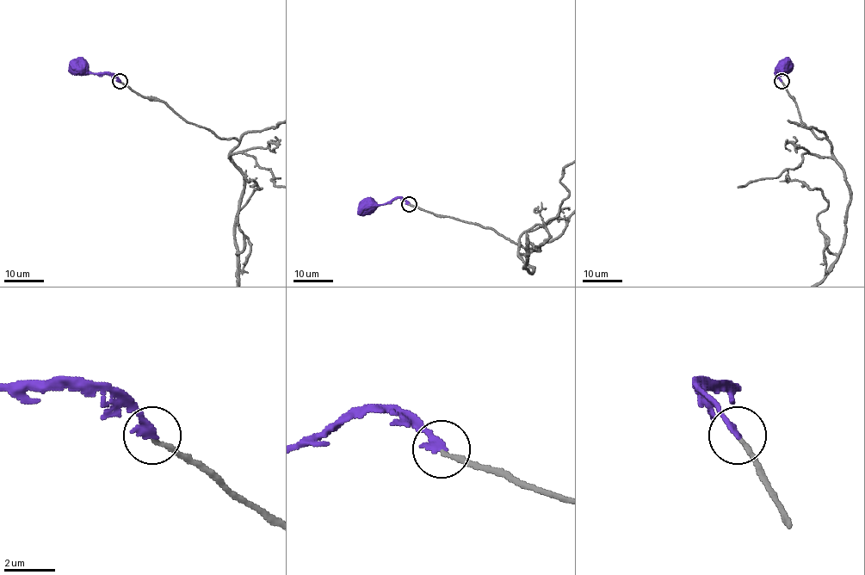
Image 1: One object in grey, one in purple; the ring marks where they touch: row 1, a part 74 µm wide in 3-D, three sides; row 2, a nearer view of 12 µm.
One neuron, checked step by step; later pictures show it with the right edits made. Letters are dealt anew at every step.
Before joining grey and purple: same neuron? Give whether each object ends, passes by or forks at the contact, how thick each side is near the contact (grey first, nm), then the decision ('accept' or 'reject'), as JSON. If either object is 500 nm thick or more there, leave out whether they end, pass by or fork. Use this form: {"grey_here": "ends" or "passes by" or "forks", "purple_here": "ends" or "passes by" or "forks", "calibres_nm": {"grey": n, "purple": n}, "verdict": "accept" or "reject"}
{"grey_here": "ends", "purple_here": "ends", "calibres_nm": {"grey": 160, "purple": 320}, "verdict": "accept"}

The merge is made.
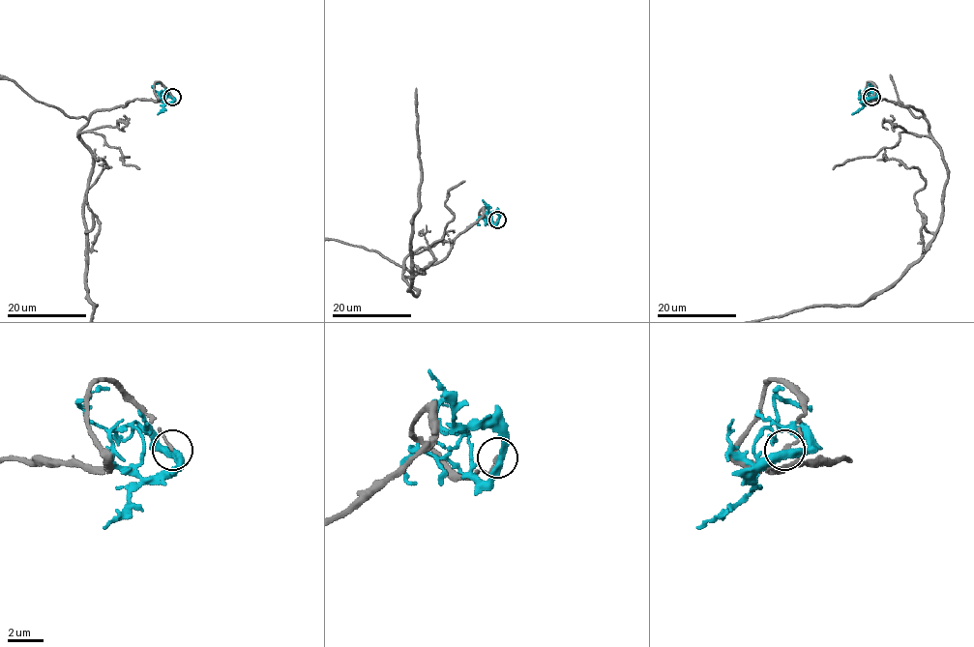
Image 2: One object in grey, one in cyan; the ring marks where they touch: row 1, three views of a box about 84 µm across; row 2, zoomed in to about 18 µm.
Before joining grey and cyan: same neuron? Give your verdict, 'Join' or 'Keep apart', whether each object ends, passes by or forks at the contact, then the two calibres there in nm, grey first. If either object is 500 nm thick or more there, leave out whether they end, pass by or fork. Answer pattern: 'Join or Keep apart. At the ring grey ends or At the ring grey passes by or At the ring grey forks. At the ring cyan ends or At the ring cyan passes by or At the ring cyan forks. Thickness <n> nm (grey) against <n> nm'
Keep apart. At the ring grey ends. At the ring cyan passes by. Thickness 190 nm (grey) against 400 nm

